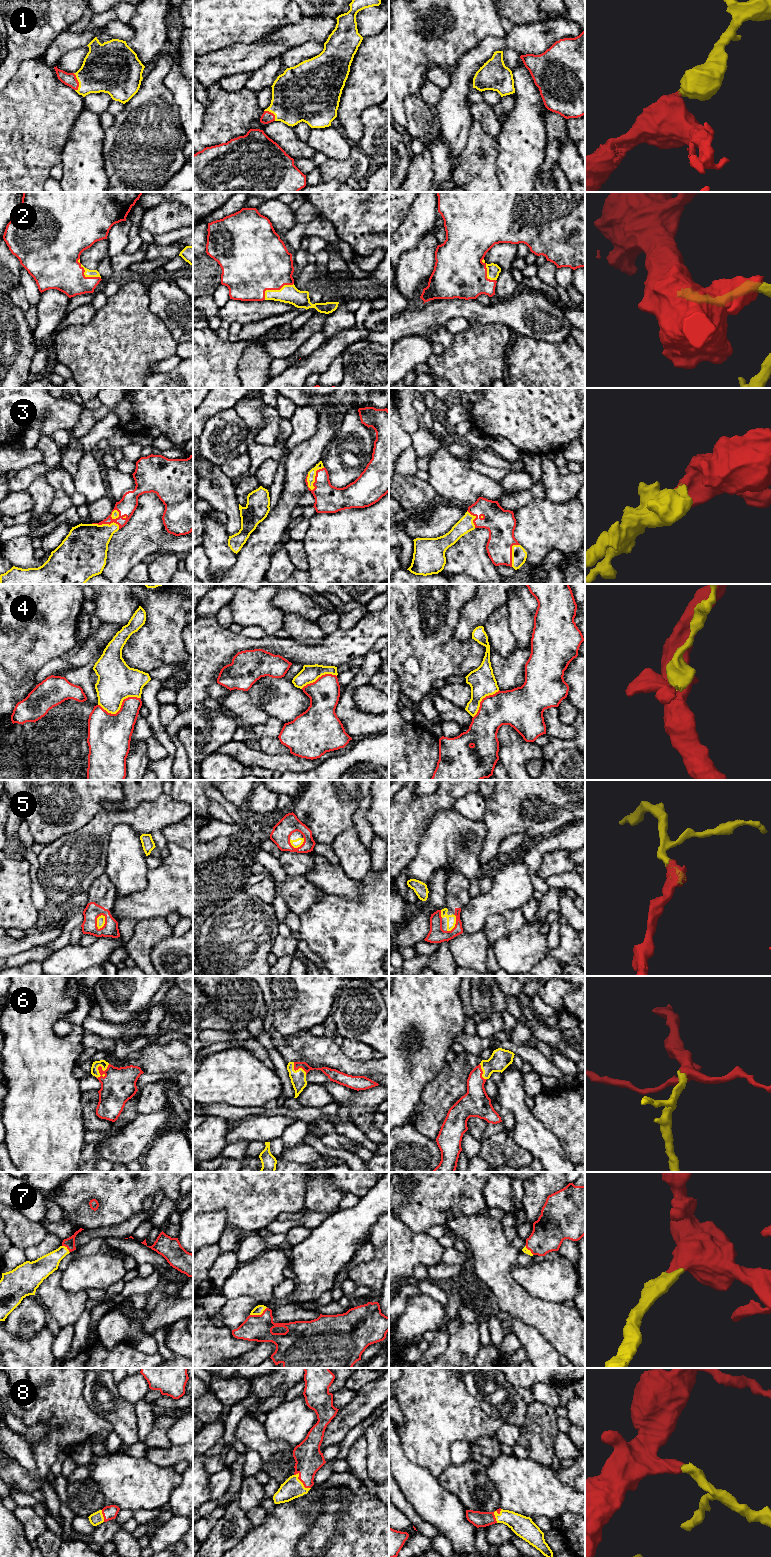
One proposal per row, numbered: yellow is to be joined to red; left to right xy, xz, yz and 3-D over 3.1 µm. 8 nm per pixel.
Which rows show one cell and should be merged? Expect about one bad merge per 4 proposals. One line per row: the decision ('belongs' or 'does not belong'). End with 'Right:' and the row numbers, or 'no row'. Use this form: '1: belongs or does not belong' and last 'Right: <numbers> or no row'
1: belongs
2: belongs
3: belongs
4: does not belong
5: belongs
6: belongs
7: belongs
8: belongs
Right: 1, 2, 3, 5, 6, 7, 8

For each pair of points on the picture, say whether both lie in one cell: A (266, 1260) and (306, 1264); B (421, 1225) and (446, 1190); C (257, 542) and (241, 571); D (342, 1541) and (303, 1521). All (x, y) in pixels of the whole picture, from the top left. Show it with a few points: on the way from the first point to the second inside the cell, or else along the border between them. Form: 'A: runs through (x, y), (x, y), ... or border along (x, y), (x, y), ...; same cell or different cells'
A: border along (288, 1258), (289, 1265); different cells
B: runs through (421, 1216), (437, 1199); same cell
C: runs through (257, 549), (254, 558), (248, 564); same cell
D: border along (323, 1504), (323, 1513), (298, 1544); different cells

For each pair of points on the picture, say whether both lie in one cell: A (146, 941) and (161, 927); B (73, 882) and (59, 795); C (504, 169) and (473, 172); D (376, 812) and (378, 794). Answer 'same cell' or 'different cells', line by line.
A: same cell
B: different cells
C: different cells
D: same cell

